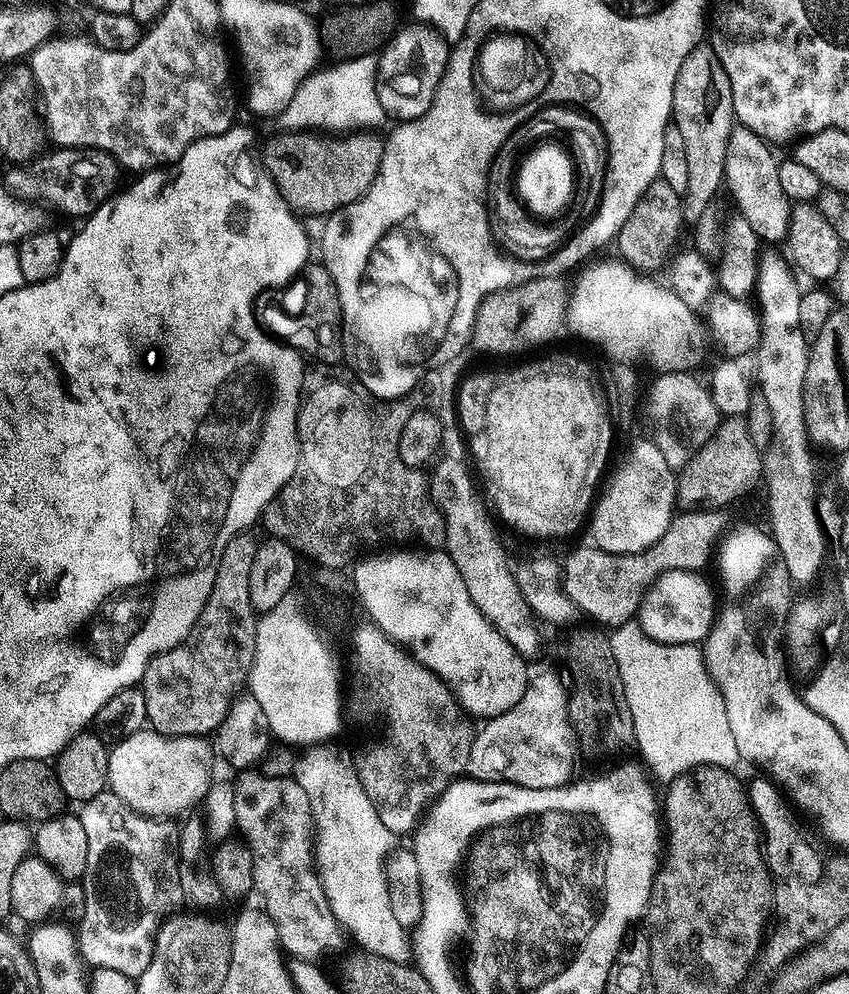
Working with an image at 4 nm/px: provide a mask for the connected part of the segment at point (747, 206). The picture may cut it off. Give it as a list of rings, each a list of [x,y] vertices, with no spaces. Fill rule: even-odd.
[[[737,123],[730,134],[726,147],[725,174],[723,183],[732,191],[735,211],[750,222],[754,234],[761,241],[783,241],[788,235],[788,223],[793,201],[786,198],[786,190],[778,179],[778,156],[772,152],[768,141],[762,139],[745,124]]]

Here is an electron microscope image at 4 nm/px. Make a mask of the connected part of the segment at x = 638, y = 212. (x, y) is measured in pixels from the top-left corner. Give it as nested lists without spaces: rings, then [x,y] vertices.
[[[661,178],[650,182],[650,186],[634,206],[634,214],[626,218],[622,230],[616,235],[614,248],[617,248],[619,257],[633,268],[646,274],[655,273],[655,268],[664,264],[668,254],[668,247],[680,236],[680,227],[685,227],[683,216],[684,201],[681,193],[676,192],[669,182]]]

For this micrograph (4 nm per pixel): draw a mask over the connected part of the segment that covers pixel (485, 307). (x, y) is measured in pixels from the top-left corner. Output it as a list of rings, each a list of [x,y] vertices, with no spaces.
[[[559,276],[531,280],[518,288],[507,288],[490,294],[480,303],[470,337],[471,347],[488,356],[512,356],[548,344],[566,328],[568,293]]]

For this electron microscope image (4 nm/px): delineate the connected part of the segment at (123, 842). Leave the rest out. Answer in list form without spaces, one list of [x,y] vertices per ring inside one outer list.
[[[110,790],[99,792],[94,798],[83,801],[84,808],[78,812],[82,827],[86,832],[86,870],[84,871],[84,879],[82,887],[84,890],[84,909],[82,910],[82,918],[78,922],[78,951],[81,961],[85,965],[92,968],[105,968],[106,970],[118,970],[118,974],[126,974],[127,976],[138,978],[146,970],[146,966],[150,966],[152,961],[152,951],[156,945],[156,932],[159,931],[161,924],[177,911],[176,907],[184,904],[184,895],[182,894],[182,882],[178,878],[178,866],[180,865],[180,851],[178,850],[178,842],[180,841],[181,829],[175,828],[173,821],[168,818],[153,818],[143,816],[140,812],[135,812],[130,806],[126,806],[126,802],[122,802],[122,798],[118,798]]]

